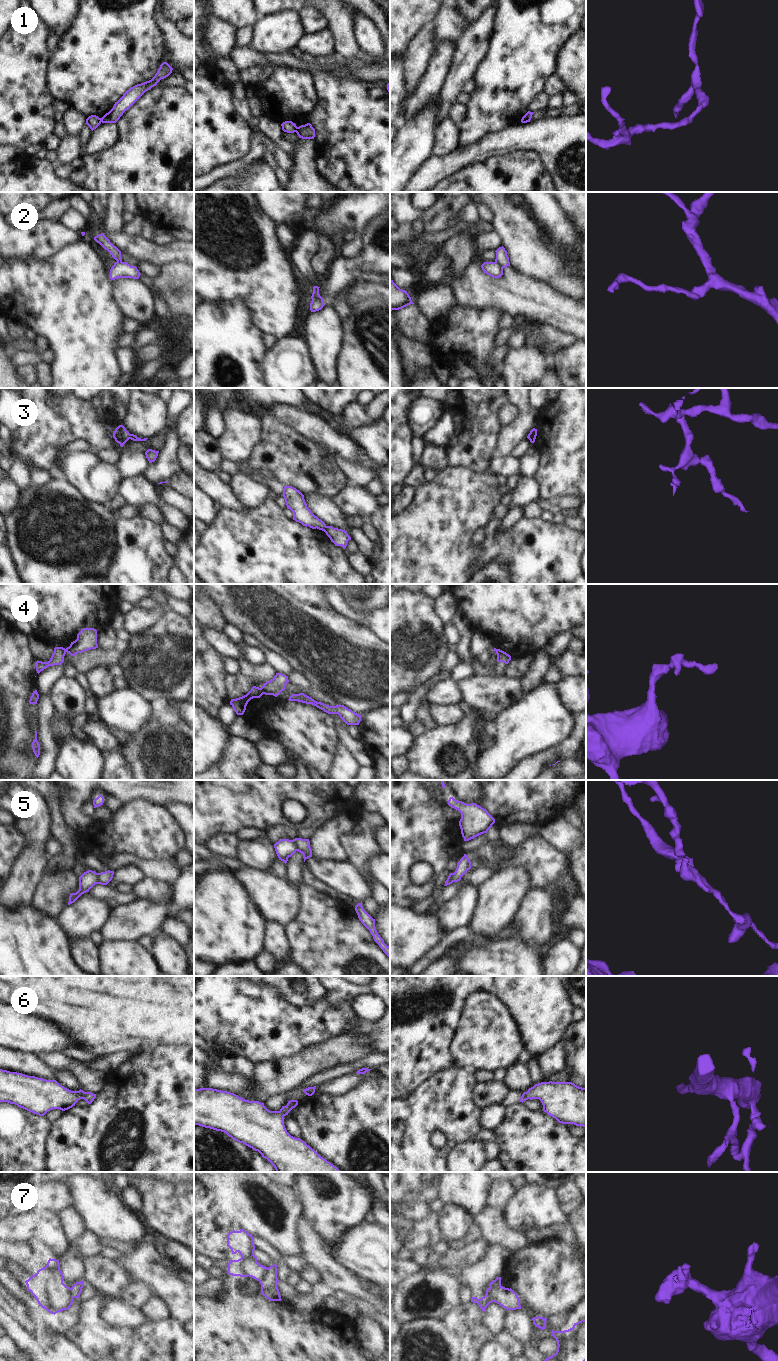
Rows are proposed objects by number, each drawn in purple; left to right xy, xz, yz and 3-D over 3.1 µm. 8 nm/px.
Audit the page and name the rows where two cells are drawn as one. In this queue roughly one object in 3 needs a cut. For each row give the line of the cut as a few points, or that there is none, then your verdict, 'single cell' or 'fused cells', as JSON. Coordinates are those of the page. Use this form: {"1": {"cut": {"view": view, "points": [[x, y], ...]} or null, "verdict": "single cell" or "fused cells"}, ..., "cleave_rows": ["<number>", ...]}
{"1": {"cut": {"view": "xz", "points": [[298, 127], [295, 131]]}, "verdict": "fused cells"}, "2": {"cut": {"view": "xz", "points": [[312, 299], [318, 299], [323, 302]]}, "verdict": "fused cells"}, "3": {"cut": null, "verdict": "single cell"}, "4": {"cut": {"view": "xz", "points": [[260, 688], [263, 693]]}, "verdict": "fused cells"}, "5": {"cut": {"view": "xy", "points": [[97, 873], [95, 883]]}, "verdict": "fused cells"}, "6": {"cut": null, "verdict": "single cell"}, "7": {"cut": {"view": "xz", "points": [[268, 1268], [267, 1274], [259, 1281]]}, "verdict": "fused cells"}, "cleave_rows": ["1", "2", "4", "5", "7"]}

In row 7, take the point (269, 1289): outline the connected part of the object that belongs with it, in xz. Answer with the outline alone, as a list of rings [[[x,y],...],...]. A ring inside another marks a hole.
[[[273,1263],[270,1267],[268,1267],[266,1277],[260,1281],[261,1294],[270,1301],[281,1301],[282,1299],[277,1287],[278,1282],[277,1265]]]

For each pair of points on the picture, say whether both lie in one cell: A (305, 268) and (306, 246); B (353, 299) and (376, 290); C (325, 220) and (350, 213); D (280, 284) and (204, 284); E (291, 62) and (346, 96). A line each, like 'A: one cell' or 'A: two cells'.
A: one cell
B: one cell
C: one cell
D: one cell
E: two cells

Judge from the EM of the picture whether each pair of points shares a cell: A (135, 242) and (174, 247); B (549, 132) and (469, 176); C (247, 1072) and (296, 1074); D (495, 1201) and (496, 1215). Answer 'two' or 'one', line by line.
A: one
B: two
C: two
D: two

